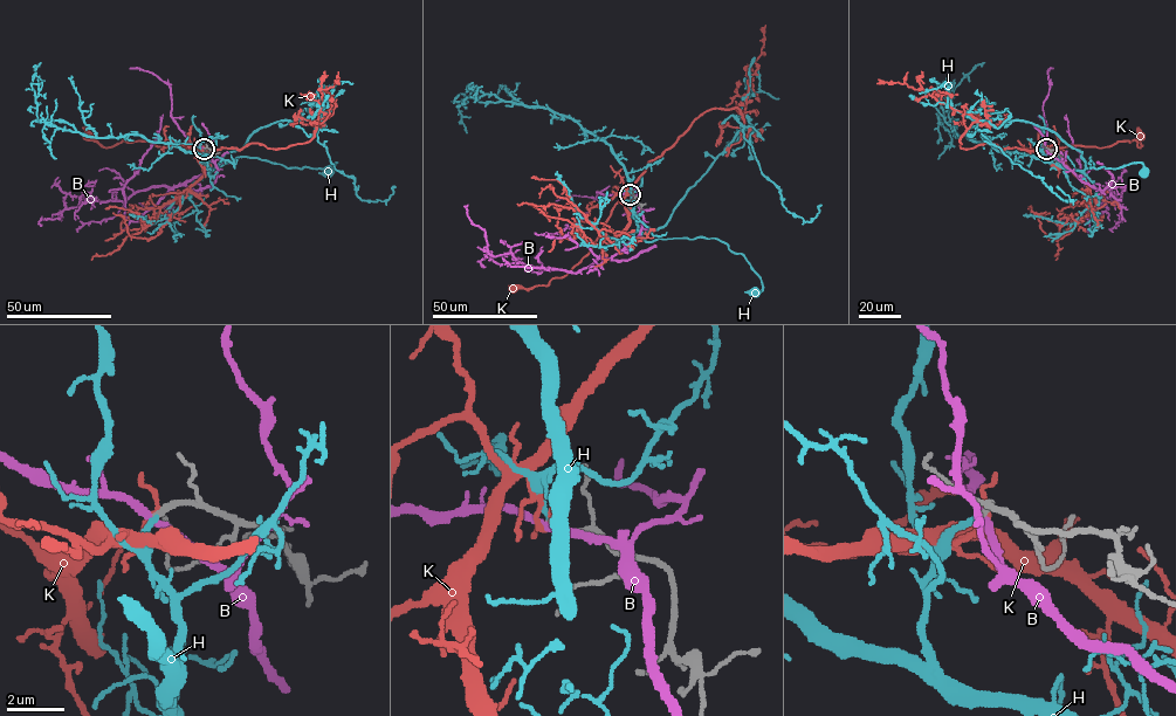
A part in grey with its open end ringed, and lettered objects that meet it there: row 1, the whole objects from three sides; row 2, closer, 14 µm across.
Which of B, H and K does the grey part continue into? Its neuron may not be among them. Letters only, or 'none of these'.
H

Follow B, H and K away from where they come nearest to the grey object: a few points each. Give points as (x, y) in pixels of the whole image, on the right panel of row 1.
B: (1046, 149), (1092, 186), (1125, 187), (1121, 200), (1106, 199), (1105, 211), (1061, 219), (1057, 225)
H: (1046, 149), (1043, 158), (1064, 169), (1089, 169), (1093, 165), (1091, 157), (1089, 167), (1141, 163), (1144, 172)
K: (1046, 147), (1043, 151), (1070, 145), (1101, 147), (1135, 139), (1140, 147), (1140, 136)

